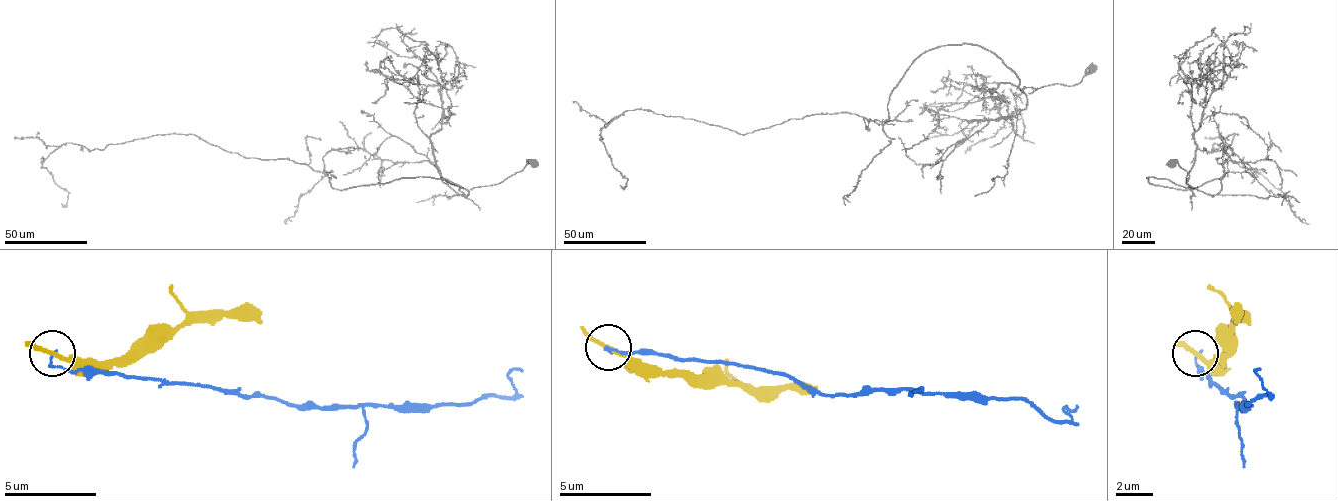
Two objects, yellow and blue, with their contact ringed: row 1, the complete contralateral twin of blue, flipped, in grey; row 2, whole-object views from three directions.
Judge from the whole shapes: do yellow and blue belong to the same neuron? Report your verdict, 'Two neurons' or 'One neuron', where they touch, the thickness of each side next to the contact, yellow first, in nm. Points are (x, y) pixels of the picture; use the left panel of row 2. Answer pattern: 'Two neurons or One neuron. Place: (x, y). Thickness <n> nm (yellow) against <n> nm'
Two neurons. Place: (52, 353). Thickness 200 nm (yellow) against 140 nm

